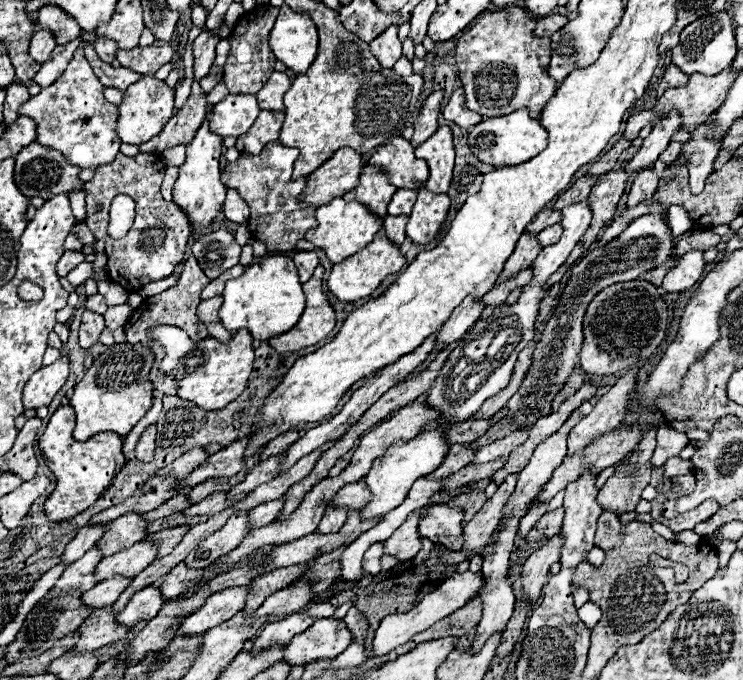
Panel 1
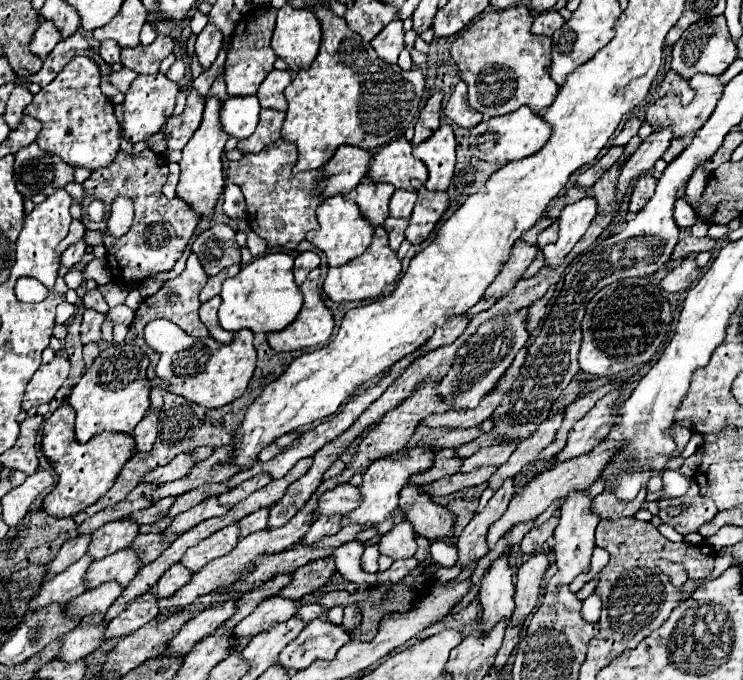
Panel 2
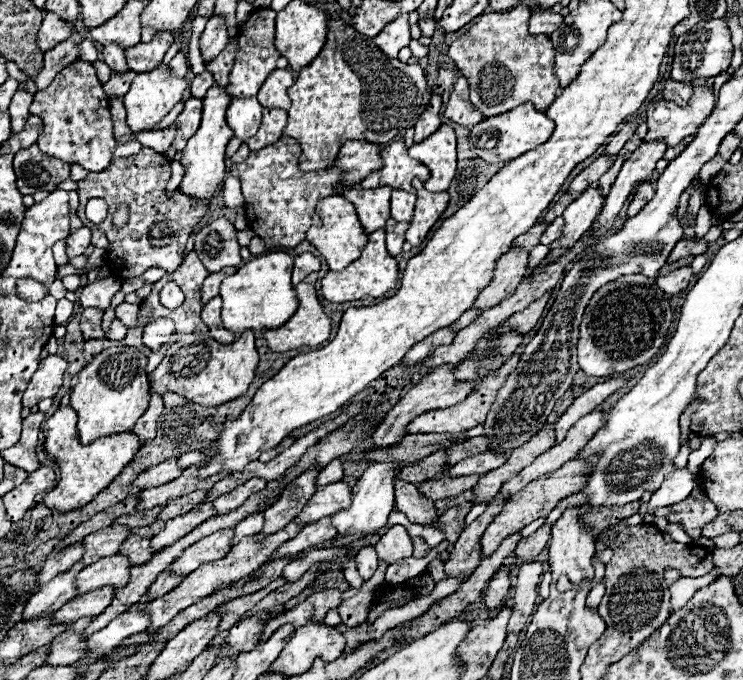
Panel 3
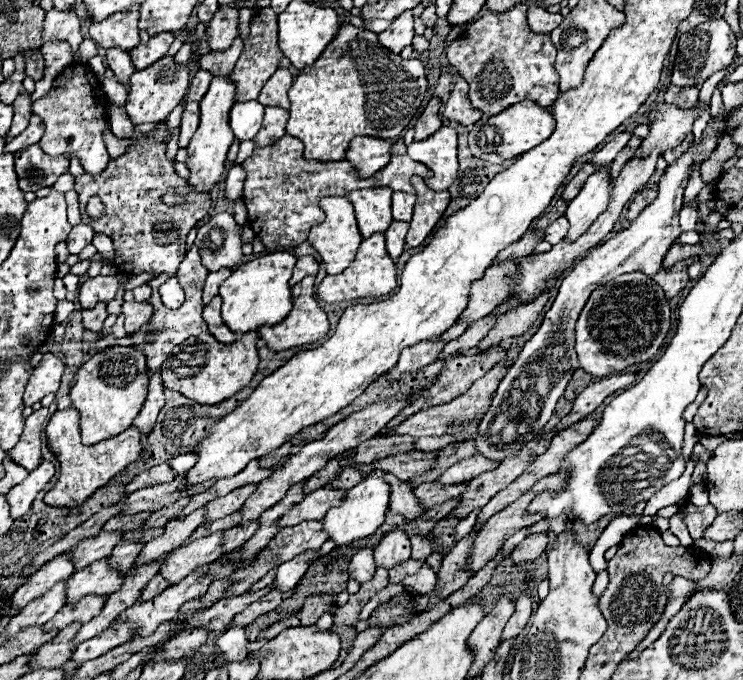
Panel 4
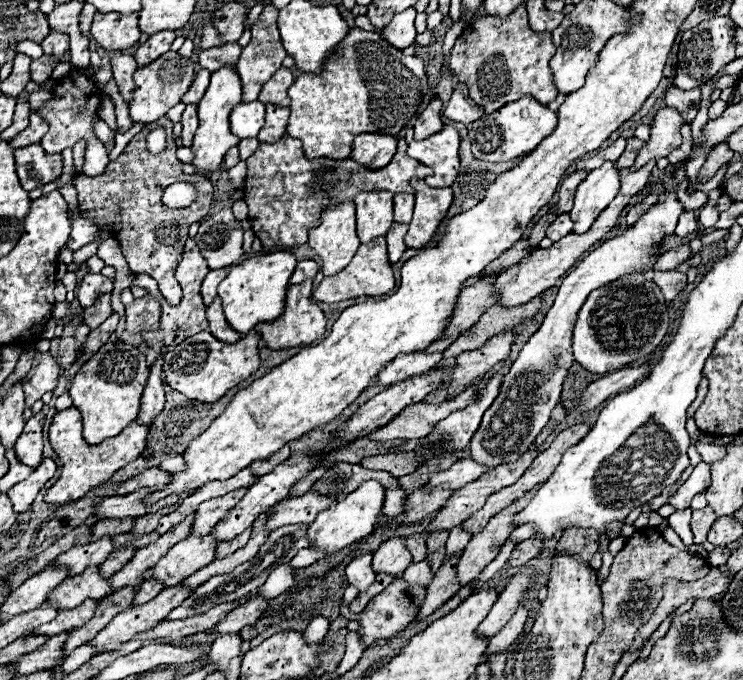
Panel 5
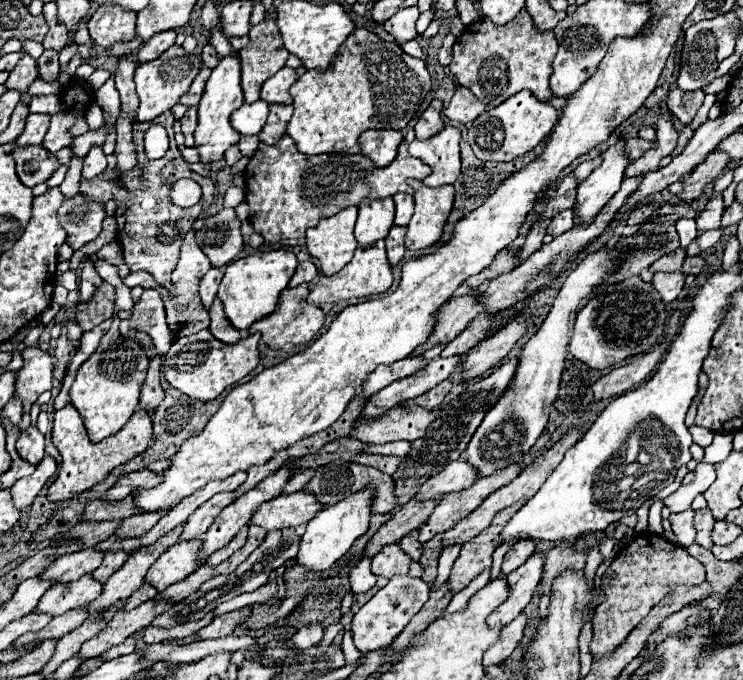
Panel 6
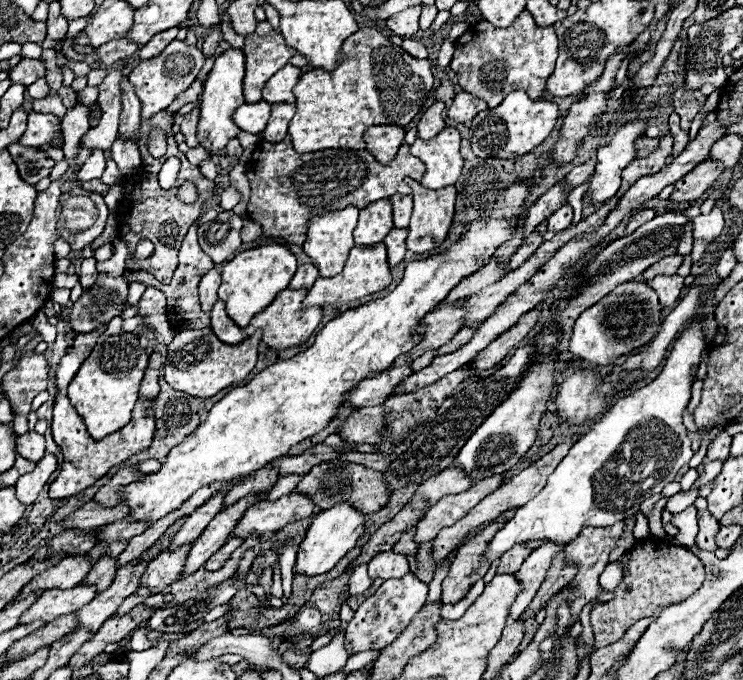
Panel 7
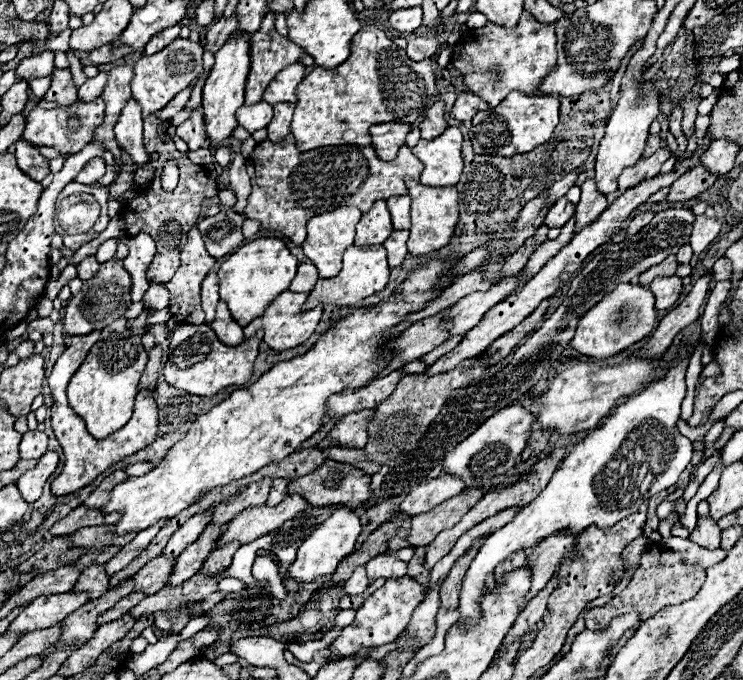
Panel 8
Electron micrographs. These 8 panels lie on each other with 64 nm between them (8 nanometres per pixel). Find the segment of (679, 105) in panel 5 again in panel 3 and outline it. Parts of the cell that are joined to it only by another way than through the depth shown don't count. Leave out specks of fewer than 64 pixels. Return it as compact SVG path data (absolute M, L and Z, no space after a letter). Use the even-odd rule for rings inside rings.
M666 80L666 86L664 86L664 100L672 100L680 106L686 106L688 100L692 98L694 90L690 84L676 84L674 80Z

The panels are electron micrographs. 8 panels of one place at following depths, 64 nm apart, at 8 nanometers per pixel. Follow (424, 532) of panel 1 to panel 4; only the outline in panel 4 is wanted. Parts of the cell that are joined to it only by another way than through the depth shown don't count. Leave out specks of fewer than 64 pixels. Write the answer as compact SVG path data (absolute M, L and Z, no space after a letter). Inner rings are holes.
M384 474L384 480L390 484L390 504L388 504L388 512L392 514L400 514L408 520L416 520L424 514L424 510L418 506L414 494L412 494L412 488L398 480L396 476L392 474Z

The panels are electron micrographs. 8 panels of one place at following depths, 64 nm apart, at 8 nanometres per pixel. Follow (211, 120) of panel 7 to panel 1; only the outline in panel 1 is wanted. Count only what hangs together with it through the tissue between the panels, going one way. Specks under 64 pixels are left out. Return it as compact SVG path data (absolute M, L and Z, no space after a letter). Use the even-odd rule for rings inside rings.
M208 106L208 116L196 132L194 140L186 146L186 162L180 166L180 176L174 184L174 202L186 210L194 230L202 230L212 220L216 220L226 198L226 186L220 182L220 154L224 138L210 130L210 114L212 106Z

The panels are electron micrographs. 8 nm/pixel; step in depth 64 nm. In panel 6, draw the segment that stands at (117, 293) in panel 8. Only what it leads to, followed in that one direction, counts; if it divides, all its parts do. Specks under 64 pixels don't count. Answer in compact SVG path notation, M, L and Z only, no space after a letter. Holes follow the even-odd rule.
M104 282L88 302L82 302L76 306L76 324L88 332L100 322L108 320L116 312L116 288L110 282Z

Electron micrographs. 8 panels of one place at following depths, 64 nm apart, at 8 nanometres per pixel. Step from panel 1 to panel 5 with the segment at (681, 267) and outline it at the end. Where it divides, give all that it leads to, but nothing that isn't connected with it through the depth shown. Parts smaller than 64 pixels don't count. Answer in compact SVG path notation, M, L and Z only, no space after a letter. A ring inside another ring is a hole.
M670 270L670 272L654 272L654 284L662 290L664 298L668 302L672 302L680 294L680 290L686 286L686 274L674 272L674 270Z

